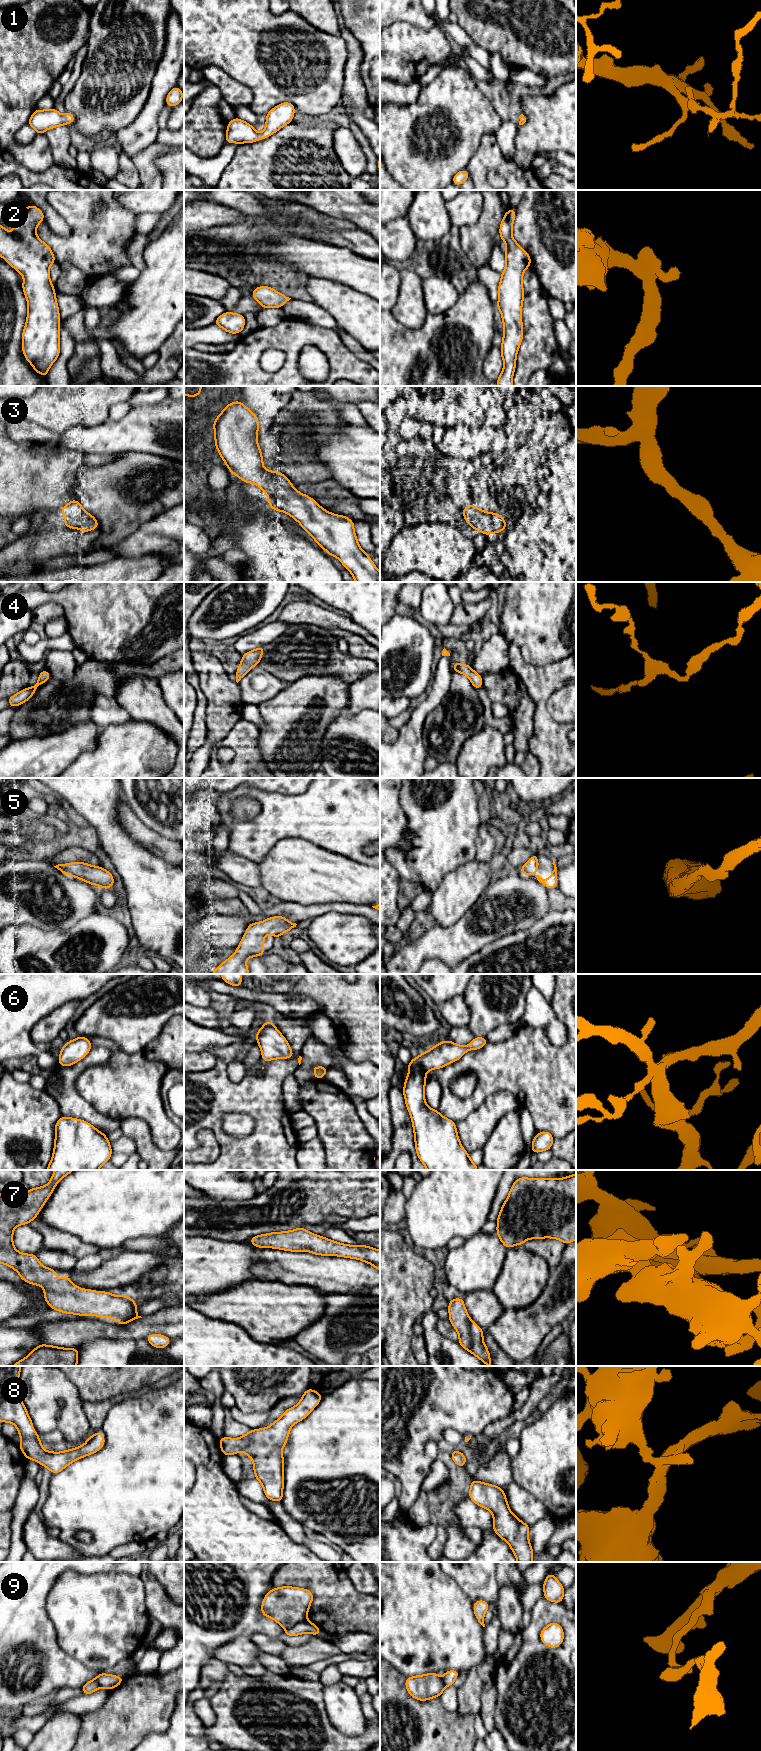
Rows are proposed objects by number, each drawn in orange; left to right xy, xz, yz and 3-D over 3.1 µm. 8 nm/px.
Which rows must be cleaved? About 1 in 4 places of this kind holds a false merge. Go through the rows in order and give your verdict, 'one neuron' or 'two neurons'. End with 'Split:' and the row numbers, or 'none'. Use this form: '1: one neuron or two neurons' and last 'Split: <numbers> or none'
1: one neuron
2: one neuron
3: one neuron
4: one neuron
5: one neuron
6: one neuron
7: one neuron
8: one neuron
9: two neurons
Split: 9

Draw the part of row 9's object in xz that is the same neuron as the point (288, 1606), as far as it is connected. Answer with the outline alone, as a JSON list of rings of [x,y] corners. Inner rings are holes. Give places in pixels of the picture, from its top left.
[[[290,1586],[273,1588],[264,1596],[261,1613],[287,1630],[307,1621],[313,1598],[313,1593],[308,1589]]]

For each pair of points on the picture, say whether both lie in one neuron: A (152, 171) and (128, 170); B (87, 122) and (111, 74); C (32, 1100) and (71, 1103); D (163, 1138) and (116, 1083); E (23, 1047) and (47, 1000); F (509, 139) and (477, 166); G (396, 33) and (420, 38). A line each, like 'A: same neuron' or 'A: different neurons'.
A: different neurons
B: same neuron
C: different neurons
D: same neuron
E: same neuron
F: different neurons
G: same neuron

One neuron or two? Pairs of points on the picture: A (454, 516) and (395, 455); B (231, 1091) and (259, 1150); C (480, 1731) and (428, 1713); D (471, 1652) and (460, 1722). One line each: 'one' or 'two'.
A: one
B: one
C: two
D: two

